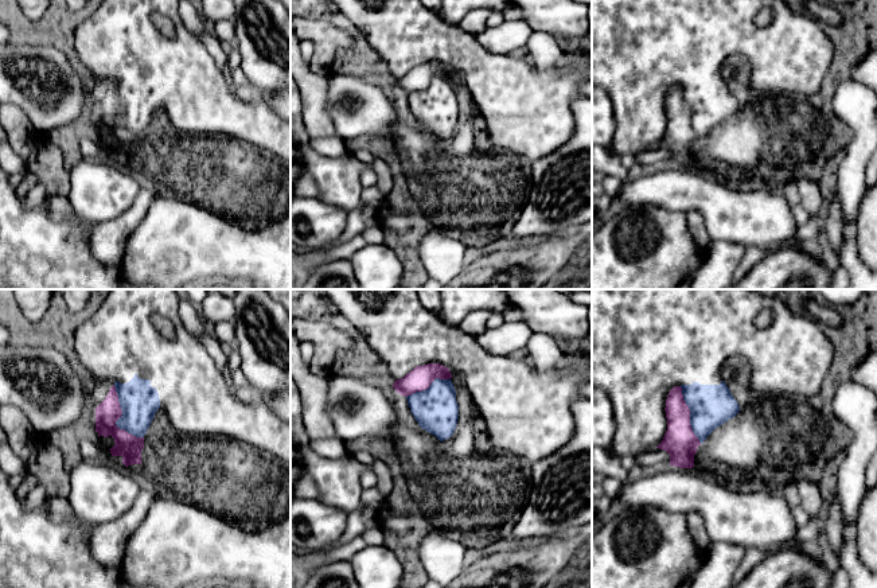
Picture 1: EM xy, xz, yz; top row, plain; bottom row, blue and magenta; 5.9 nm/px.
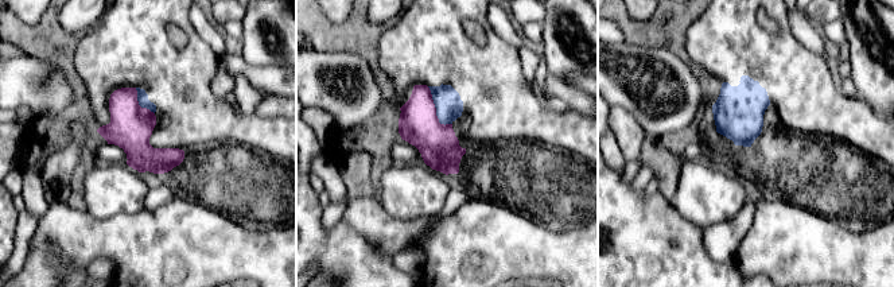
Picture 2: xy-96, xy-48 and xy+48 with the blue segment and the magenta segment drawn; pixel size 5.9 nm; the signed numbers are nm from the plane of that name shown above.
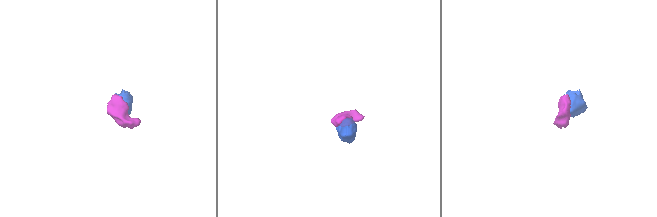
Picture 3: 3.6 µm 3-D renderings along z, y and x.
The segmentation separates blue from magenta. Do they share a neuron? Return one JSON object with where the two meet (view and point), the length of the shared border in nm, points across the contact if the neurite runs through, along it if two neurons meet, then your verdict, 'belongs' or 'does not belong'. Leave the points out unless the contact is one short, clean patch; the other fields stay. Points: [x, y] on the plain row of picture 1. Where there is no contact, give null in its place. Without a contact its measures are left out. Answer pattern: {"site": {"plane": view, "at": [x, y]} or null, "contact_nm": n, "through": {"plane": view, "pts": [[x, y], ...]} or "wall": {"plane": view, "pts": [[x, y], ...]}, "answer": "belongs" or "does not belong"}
{"site": {"plane": "xy", "at": [119, 117]}, "contact_nm": 360, "wall": {"plane": "xy", "pts": [[113, 84], [121, 109], [116, 123], [143, 136]]}, "answer": "does not belong"}

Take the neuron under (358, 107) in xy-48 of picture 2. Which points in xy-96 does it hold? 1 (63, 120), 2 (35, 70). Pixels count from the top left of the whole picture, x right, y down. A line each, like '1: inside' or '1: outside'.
1: outside
2: inside

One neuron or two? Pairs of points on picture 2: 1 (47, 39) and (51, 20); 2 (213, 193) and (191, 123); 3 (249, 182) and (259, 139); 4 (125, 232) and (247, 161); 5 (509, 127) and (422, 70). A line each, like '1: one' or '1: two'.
1: one
2: two
3: two
4: two
5: one

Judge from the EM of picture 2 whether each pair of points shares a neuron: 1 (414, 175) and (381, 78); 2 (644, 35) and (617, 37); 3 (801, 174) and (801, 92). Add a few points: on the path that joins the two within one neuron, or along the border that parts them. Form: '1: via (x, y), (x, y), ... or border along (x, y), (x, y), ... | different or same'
1: border along (423, 162), (446, 175) | different
2: border along (611, 19), (624, 34), (625, 41) | different
3: border along (785, 128), (826, 134), (832, 138) | different

